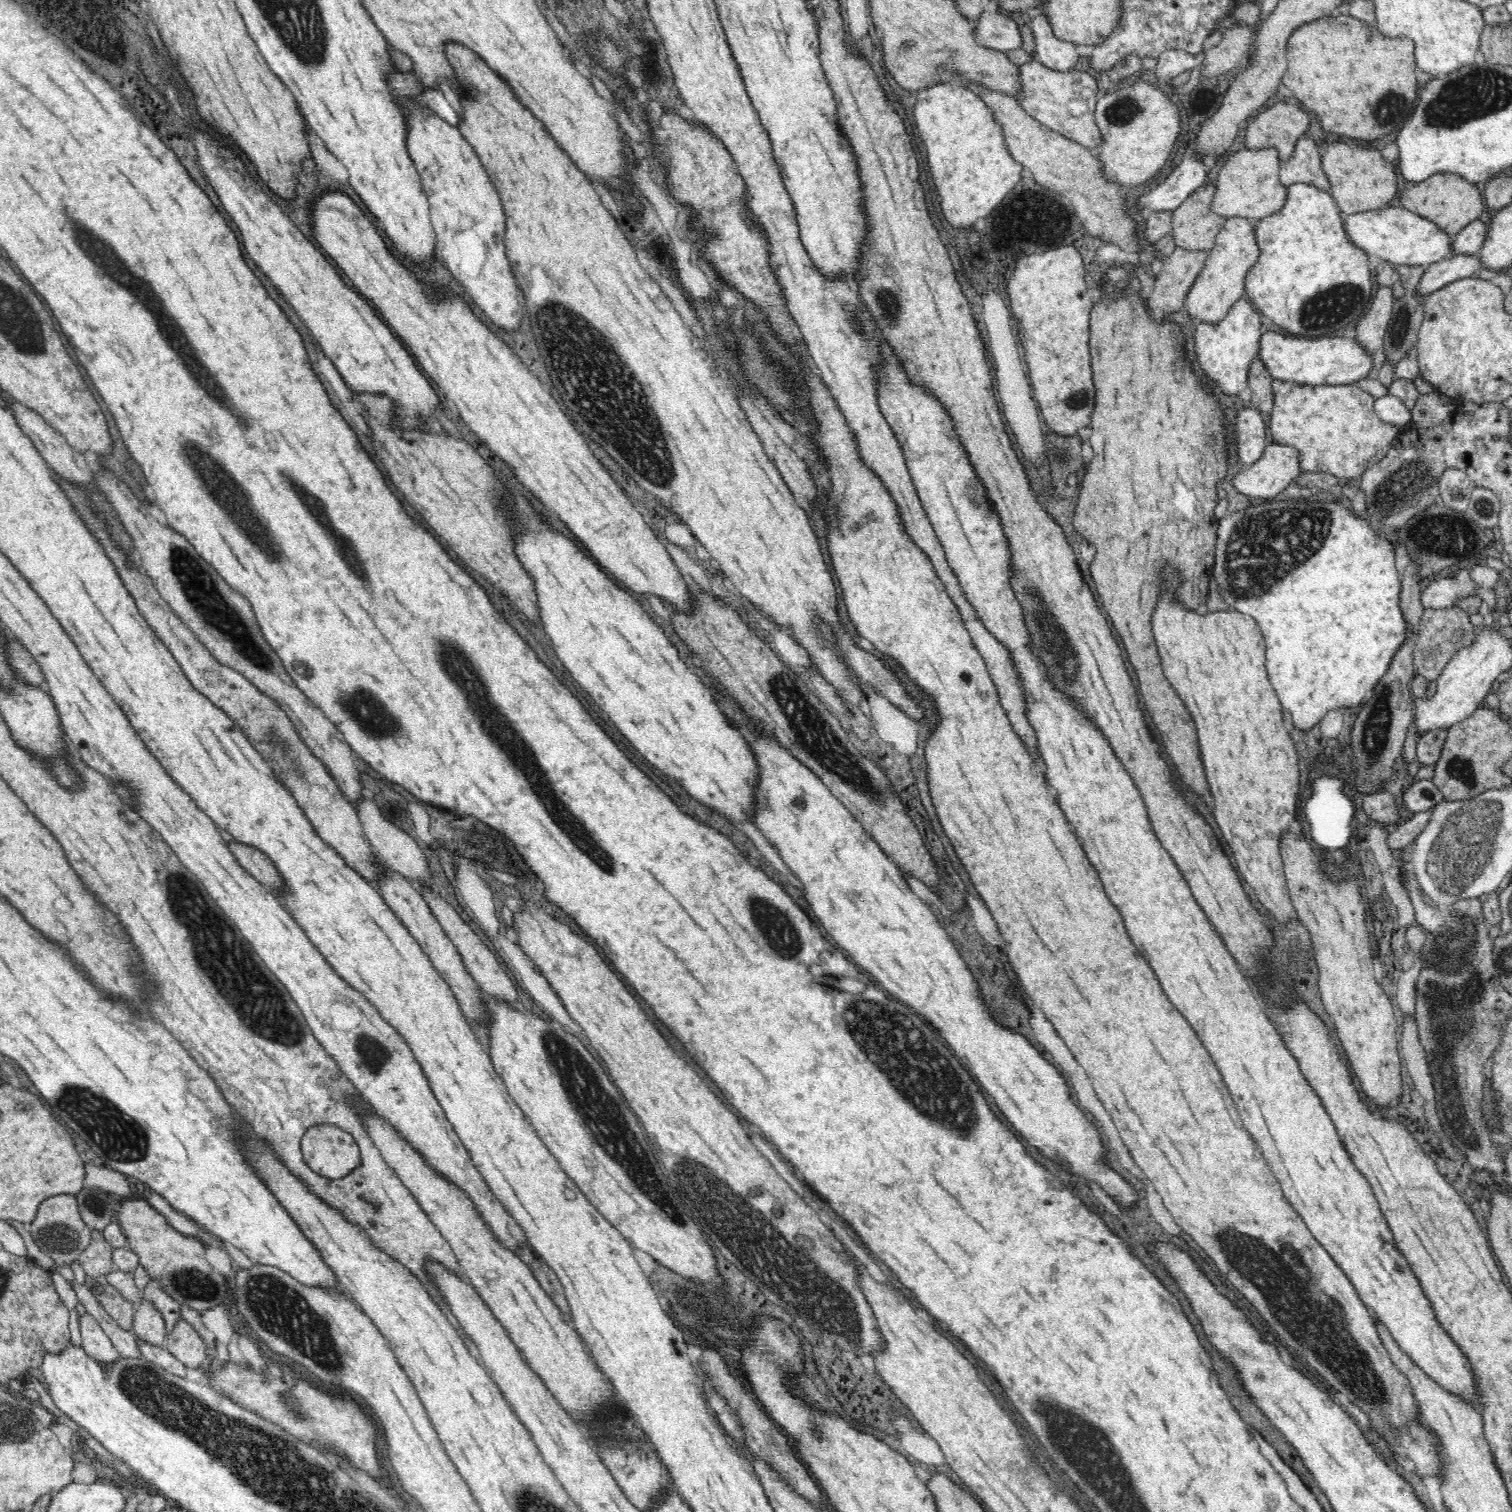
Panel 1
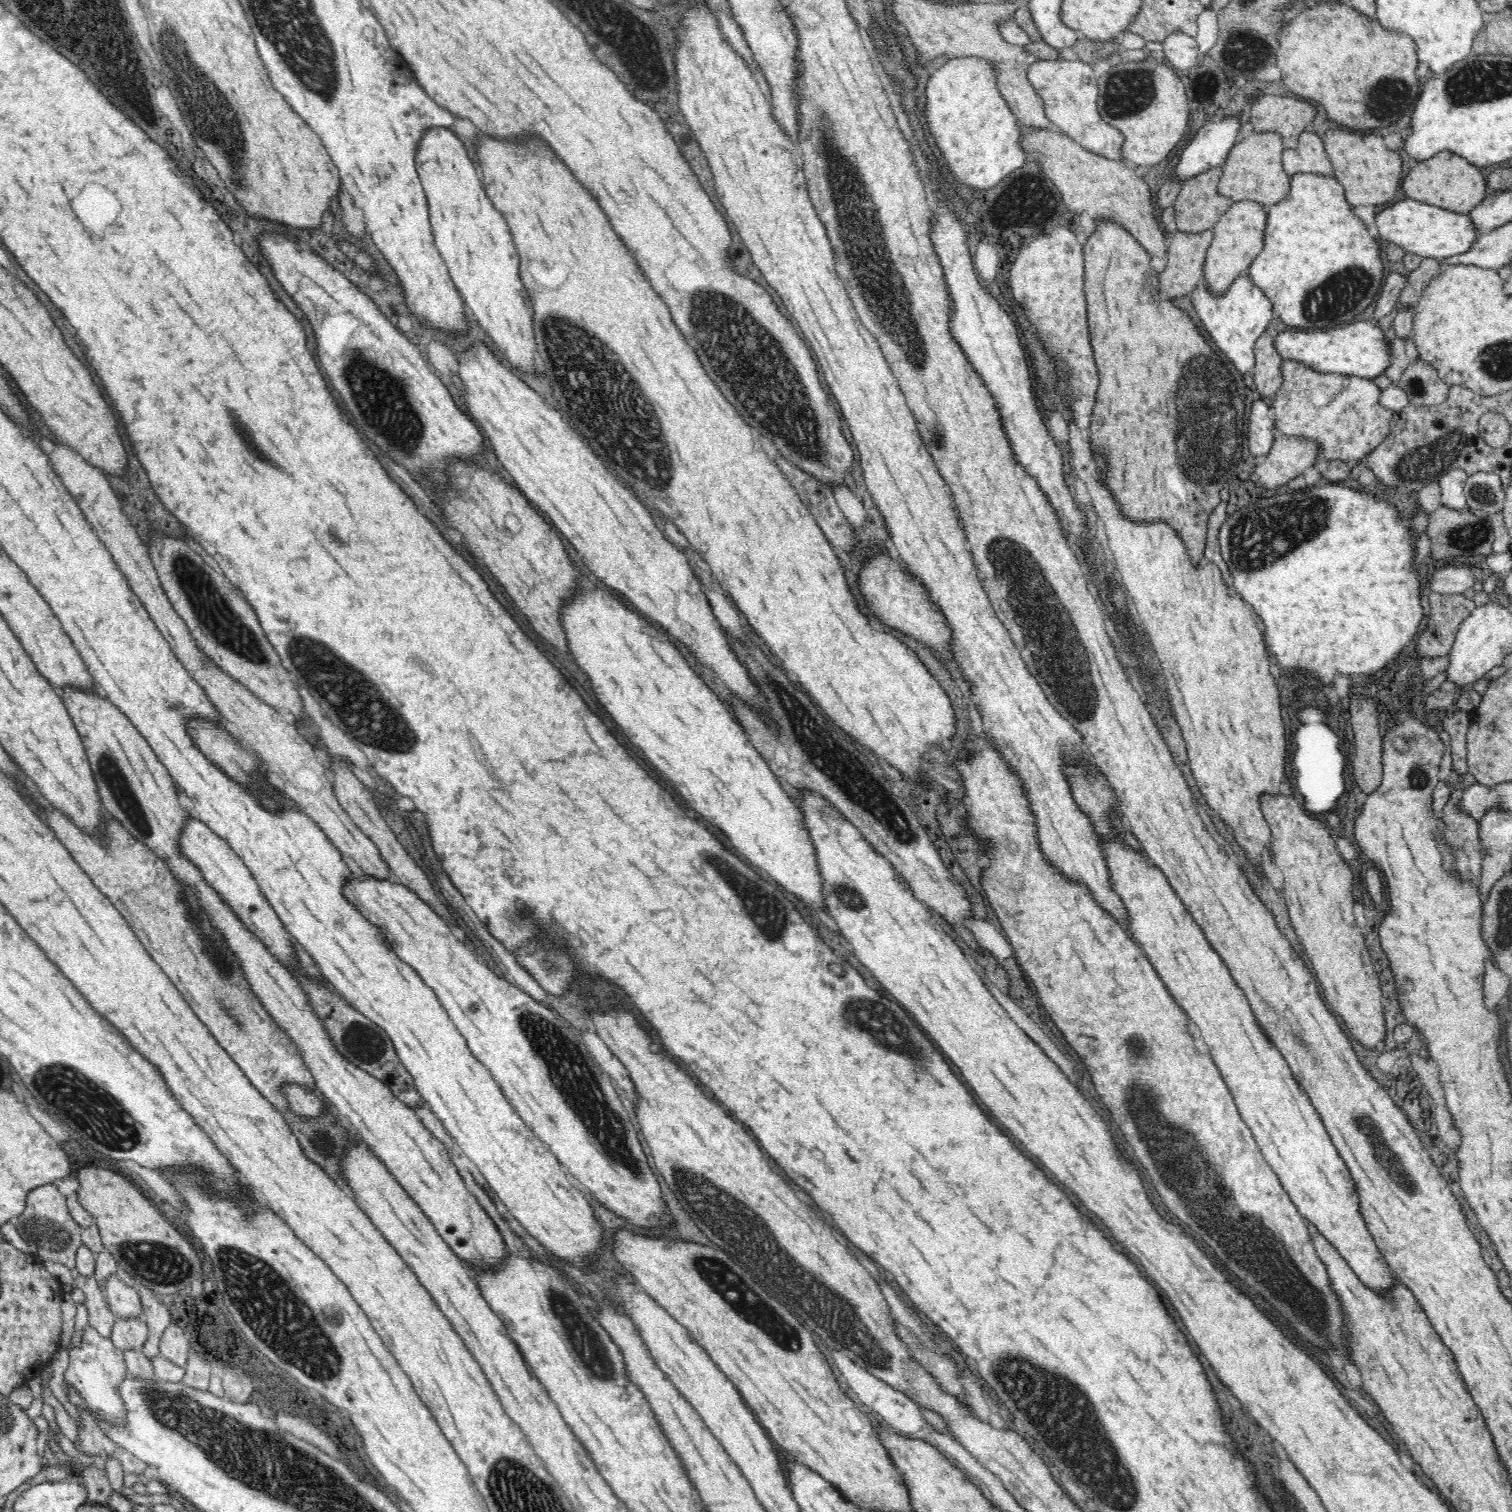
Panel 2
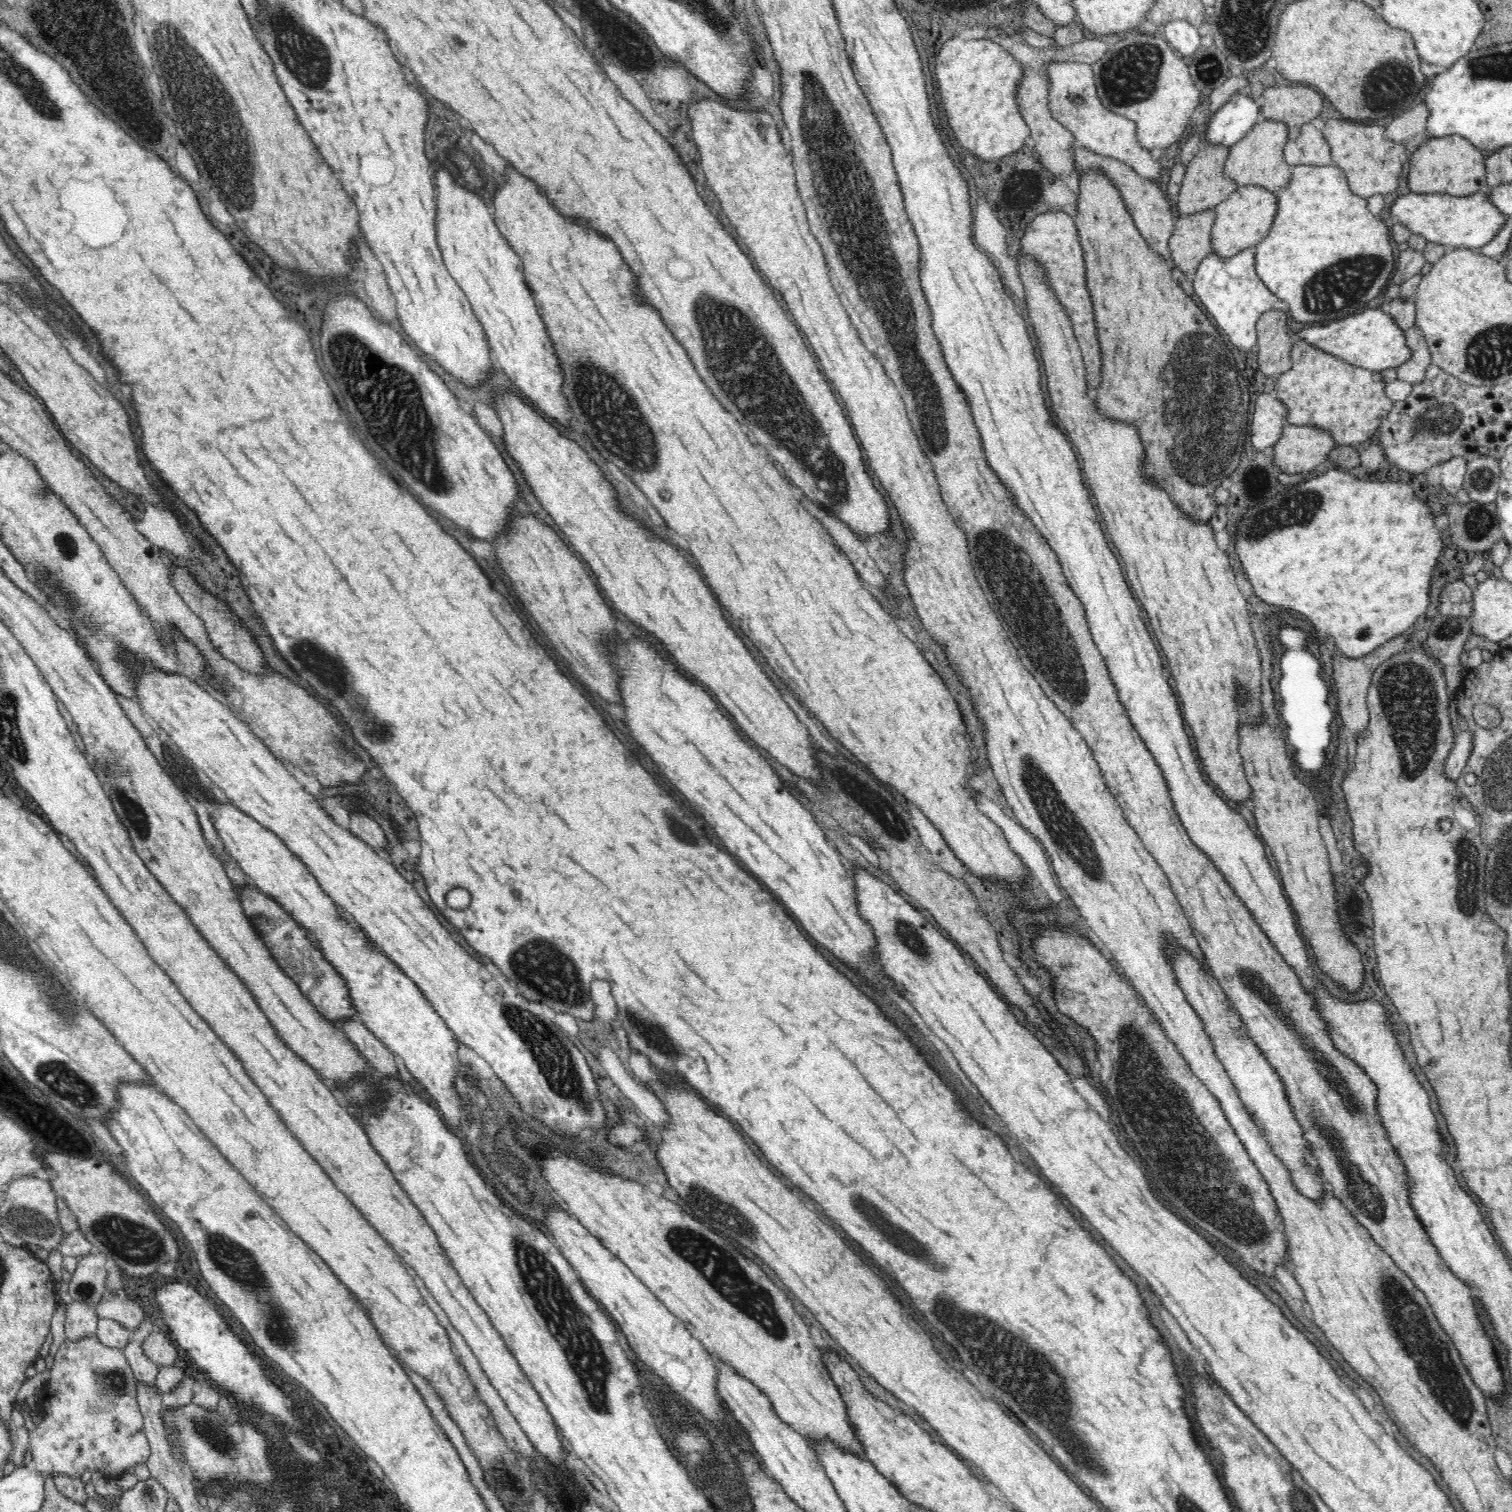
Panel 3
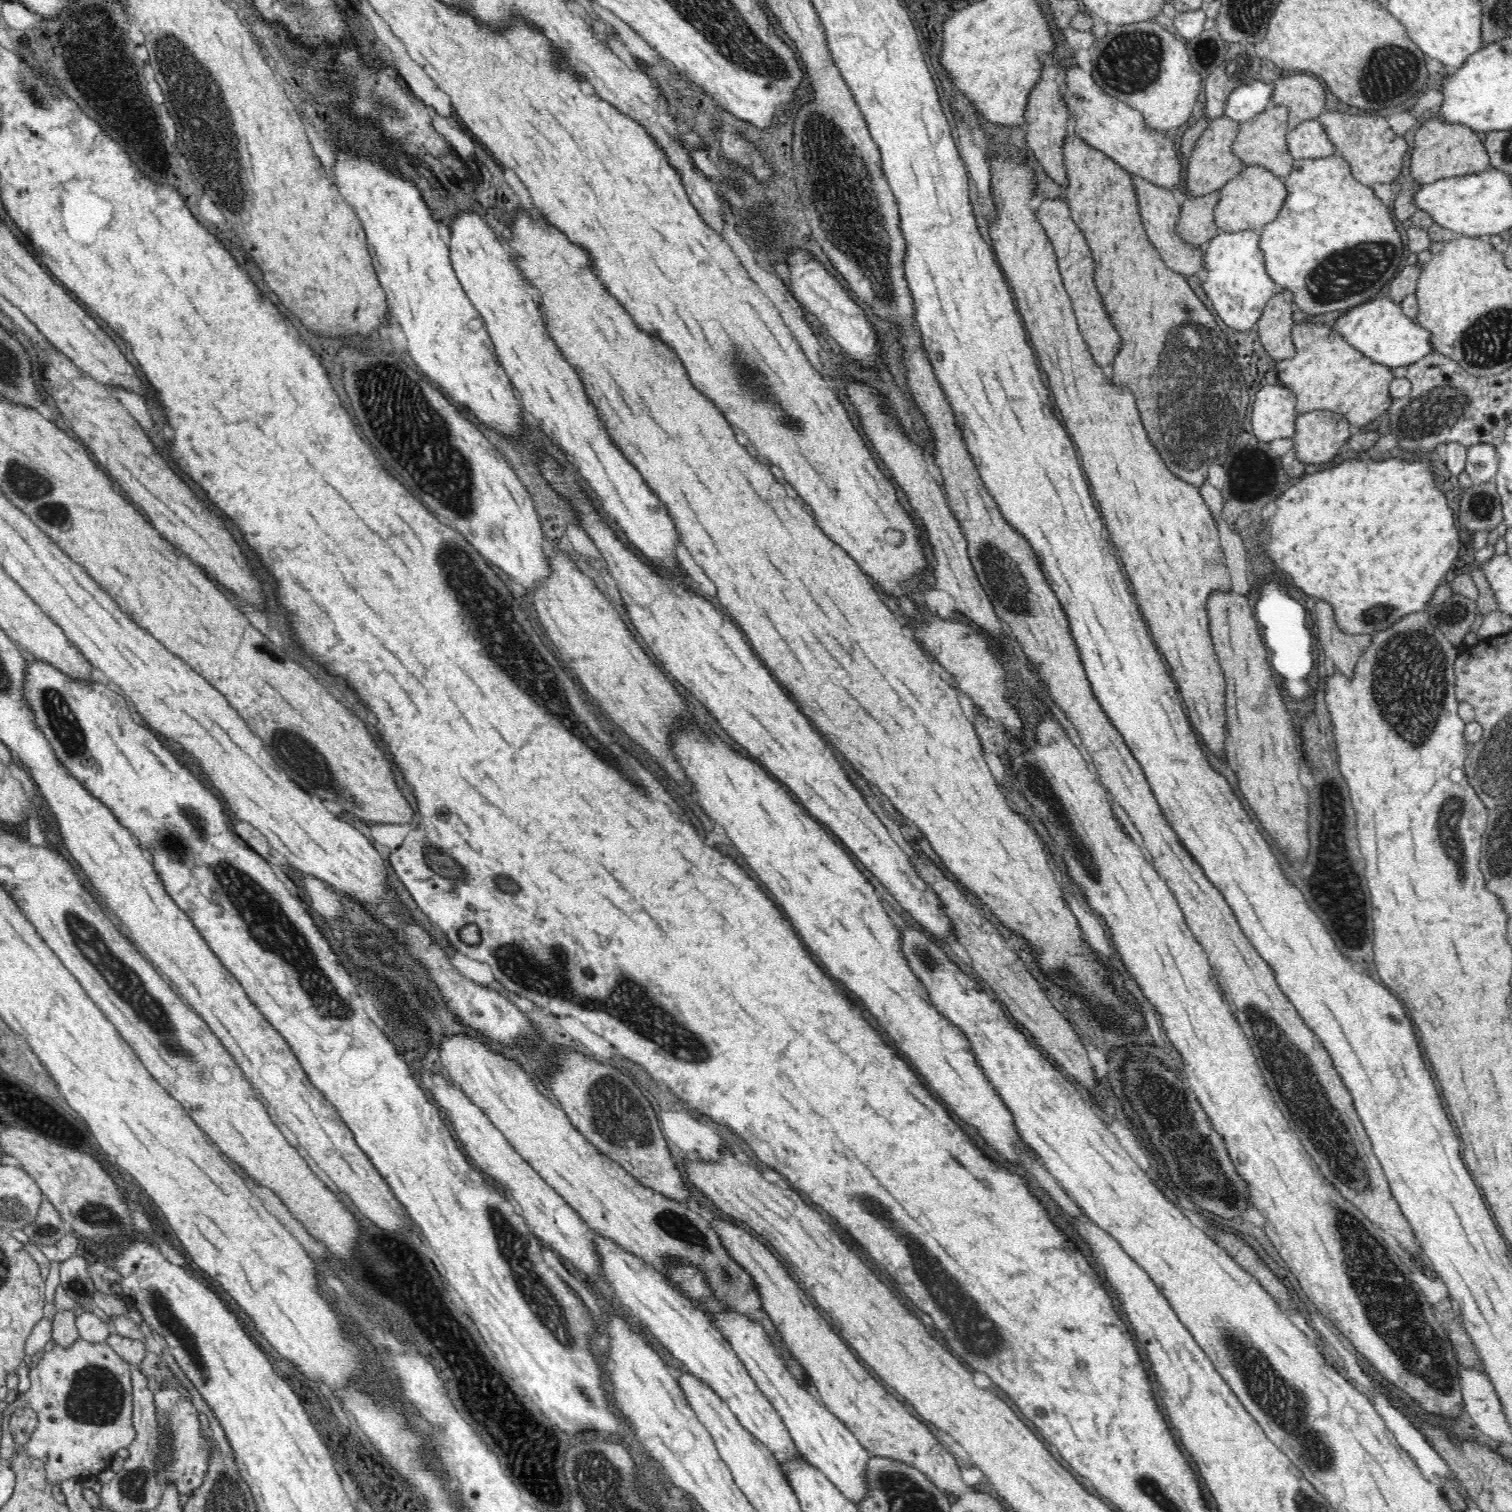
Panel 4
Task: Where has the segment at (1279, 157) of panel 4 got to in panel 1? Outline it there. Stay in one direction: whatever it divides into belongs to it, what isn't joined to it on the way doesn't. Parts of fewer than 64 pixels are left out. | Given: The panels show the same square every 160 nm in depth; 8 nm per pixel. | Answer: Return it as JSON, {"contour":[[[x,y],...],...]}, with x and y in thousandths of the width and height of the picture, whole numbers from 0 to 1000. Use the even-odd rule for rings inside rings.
{"contour":[[[823,98],[815,102],[810,107],[806,118],[803,120],[804,126],[801,134],[801,139],[810,144],[815,142],[824,142],[830,147],[837,144],[849,136],[851,124],[847,121],[847,106],[844,98]]]}

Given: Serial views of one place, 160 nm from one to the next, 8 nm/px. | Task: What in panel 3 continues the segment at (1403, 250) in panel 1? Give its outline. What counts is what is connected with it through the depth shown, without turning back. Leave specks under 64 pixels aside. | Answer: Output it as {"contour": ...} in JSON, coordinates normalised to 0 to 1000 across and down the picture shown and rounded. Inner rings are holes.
{"contour":[[[984,124],[964,130],[957,127],[945,127],[944,128],[930,128],[925,130],[920,136],[920,144],[929,149],[933,155],[938,155],[944,159],[953,162],[956,165],[973,164],[978,165],[987,159],[993,151],[997,143],[987,133]]]}

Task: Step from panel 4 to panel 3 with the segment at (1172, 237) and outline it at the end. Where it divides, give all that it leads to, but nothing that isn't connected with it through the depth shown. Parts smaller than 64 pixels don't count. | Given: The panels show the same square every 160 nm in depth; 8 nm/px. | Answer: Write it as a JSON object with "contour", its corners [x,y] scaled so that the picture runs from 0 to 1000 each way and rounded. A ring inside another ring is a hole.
{"contour":[[[710,97],[710,114],[712,114],[712,110],[729,110],[730,113],[733,114],[735,119],[737,120],[738,125],[742,128],[743,133],[745,134],[745,138],[748,141],[748,144],[756,155],[757,159],[759,161],[759,163],[763,165],[771,173],[775,173],[775,169],[773,164],[773,159],[777,151],[776,143],[774,139],[774,134],[771,132],[770,127],[767,125],[767,121],[763,120],[761,118],[757,118],[753,116],[748,110],[744,107],[739,106],[733,104],[728,104],[724,101],[717,99],[716,97]]]}

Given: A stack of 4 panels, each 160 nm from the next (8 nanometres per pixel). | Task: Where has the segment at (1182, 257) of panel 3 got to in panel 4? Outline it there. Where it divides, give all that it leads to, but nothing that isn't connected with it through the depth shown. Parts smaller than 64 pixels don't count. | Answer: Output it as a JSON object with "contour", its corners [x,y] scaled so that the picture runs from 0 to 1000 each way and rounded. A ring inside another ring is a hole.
{"contour":[[[802,126],[796,129],[786,129],[781,131],[779,154],[786,161],[798,164],[798,161],[806,153],[804,147],[804,138],[806,133],[806,127]]]}

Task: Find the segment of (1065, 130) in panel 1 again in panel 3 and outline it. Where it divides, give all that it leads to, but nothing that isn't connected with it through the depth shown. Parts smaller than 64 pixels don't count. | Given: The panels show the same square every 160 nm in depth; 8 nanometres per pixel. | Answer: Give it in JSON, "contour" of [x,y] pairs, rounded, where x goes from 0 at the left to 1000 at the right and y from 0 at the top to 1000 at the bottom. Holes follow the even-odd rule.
{"contour":[[[708,40],[694,41],[693,50],[694,50],[693,71],[695,71],[698,80],[704,82],[704,84],[709,87],[711,97],[716,97],[728,104],[744,107],[753,116],[767,121],[770,105],[767,104],[766,106],[763,106],[761,99],[754,95],[750,80],[746,79],[746,77],[738,76],[737,74],[730,71],[726,62],[722,43]]]}

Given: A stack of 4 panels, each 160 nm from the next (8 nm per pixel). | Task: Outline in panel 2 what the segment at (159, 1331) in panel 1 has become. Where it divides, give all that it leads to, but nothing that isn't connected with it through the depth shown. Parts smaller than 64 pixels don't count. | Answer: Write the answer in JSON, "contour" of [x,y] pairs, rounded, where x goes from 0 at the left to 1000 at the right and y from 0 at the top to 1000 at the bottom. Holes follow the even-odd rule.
{"contour":[[[95,870],[78,871],[72,884],[79,894],[93,894],[98,885],[98,876]]]}

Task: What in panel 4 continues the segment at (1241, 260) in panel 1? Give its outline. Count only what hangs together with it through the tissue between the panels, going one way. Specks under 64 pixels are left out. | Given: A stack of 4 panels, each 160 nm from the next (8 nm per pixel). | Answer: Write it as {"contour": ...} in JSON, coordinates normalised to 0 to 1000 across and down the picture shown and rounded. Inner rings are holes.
{"contour":[[[829,108],[823,110],[821,114],[806,127],[806,133],[804,138],[804,147],[806,153],[819,153],[828,150],[833,153],[834,151],[845,144],[847,136],[851,130],[851,122],[843,114],[838,110]]]}

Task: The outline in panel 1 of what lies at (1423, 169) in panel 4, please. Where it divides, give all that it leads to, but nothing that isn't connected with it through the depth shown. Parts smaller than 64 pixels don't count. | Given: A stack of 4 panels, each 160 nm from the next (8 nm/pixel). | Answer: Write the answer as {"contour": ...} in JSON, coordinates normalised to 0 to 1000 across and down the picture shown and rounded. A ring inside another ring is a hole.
{"contour":[[[950,114],[939,121],[933,122],[926,131],[927,136],[947,145],[962,156],[974,145],[979,144],[982,138],[982,133],[976,122],[968,118],[964,114]]]}

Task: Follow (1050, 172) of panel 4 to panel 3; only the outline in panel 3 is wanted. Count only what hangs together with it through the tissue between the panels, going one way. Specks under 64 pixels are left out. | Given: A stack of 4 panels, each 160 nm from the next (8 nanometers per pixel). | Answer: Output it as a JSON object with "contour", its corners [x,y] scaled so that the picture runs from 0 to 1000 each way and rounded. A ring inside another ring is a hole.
{"contour":[[[660,21],[655,25],[660,25],[660,28],[665,31],[667,34],[677,44],[677,49],[676,54],[673,57],[673,64],[672,67],[674,69],[675,75],[682,87],[683,93],[684,93],[684,101],[687,106],[698,116],[710,114],[710,97],[711,92],[708,87],[704,84],[704,82],[698,80],[696,76],[695,71],[693,71],[693,65],[694,63],[694,50],[693,50],[693,44],[694,41],[708,40],[719,42],[720,43],[727,40],[730,36],[730,30],[731,27],[727,26],[717,26],[712,29],[705,32],[690,32],[683,31],[677,27],[673,26],[669,24],[665,24],[664,22]]]}

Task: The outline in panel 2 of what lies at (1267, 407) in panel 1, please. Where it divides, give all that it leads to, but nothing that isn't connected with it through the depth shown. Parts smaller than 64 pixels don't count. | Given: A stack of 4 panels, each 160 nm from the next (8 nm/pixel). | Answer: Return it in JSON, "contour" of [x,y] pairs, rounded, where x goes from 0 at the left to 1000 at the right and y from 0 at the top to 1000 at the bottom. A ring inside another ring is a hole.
{"contour":[[[835,219],[830,228],[830,241],[829,242],[829,254],[835,263],[842,265],[849,253],[847,243],[849,236],[844,231],[843,224]]]}

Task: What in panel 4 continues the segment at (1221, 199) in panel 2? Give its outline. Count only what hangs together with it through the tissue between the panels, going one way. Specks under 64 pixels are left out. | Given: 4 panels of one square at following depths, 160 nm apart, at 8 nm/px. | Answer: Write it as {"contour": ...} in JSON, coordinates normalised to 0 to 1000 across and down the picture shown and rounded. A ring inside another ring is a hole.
{"contour":[[[806,77],[802,82],[796,86],[786,105],[784,112],[784,126],[786,129],[796,129],[802,126],[808,126],[813,118],[816,118],[823,110],[822,107],[815,101],[814,97],[817,94],[820,82],[814,77]]]}

